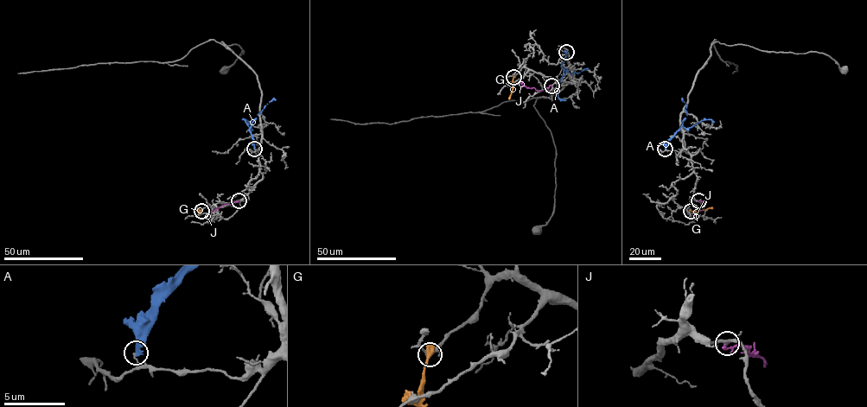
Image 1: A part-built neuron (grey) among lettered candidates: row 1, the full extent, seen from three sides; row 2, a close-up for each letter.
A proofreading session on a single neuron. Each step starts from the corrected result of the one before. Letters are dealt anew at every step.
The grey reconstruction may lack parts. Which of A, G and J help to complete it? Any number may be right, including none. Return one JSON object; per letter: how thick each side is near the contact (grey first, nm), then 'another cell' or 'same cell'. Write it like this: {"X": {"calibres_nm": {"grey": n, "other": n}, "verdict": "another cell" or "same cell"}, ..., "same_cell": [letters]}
{"A": {"calibres_nm": {"grey": 130, "other": 360}, "verdict": "another cell"}, "G": {"calibres_nm": {"grey": 240, "other": 380}, "verdict": "another cell"}, "J": {"calibres_nm": {"grey": 180, "other": 240}, "verdict": "another cell"}, "same_cell": []}

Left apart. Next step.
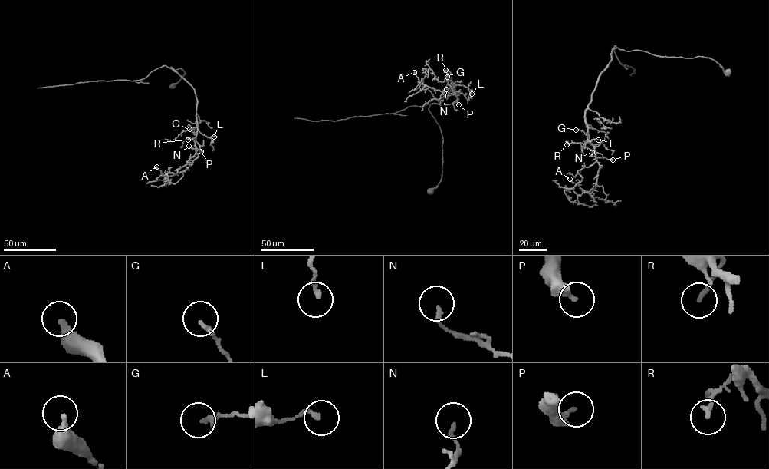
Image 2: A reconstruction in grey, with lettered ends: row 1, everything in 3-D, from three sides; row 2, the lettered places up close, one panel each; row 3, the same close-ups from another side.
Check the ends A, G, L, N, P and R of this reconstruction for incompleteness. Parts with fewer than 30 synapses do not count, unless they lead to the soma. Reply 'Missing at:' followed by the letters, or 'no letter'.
Missing at: no letter

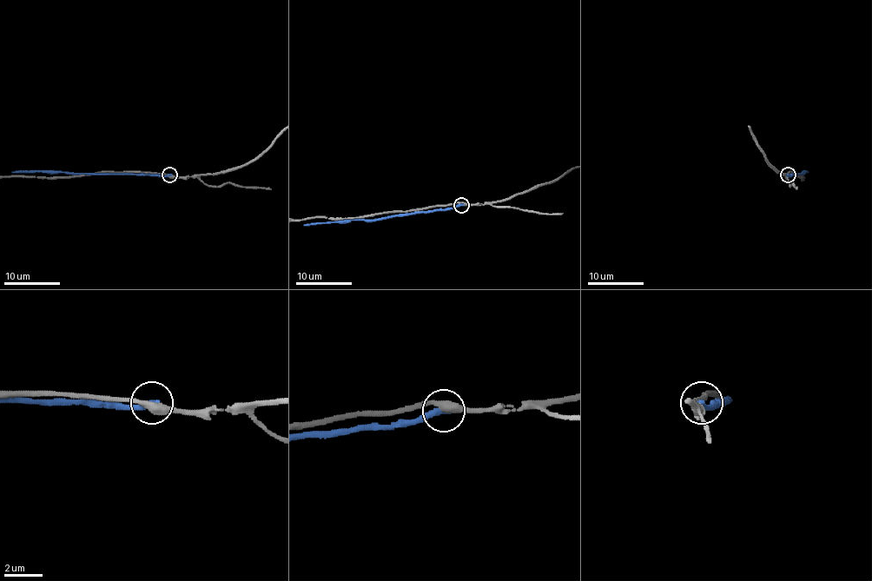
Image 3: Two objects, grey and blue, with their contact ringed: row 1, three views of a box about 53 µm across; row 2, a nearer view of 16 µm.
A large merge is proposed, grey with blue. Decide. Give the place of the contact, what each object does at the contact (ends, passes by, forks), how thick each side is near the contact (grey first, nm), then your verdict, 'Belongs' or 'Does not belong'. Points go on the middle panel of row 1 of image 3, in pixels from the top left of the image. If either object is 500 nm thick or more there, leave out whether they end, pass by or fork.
Place: (461, 205). At the ring grey passes by. At the ring blue ends. Thickness 400 nm (grey) against 360 nm. Does not belong

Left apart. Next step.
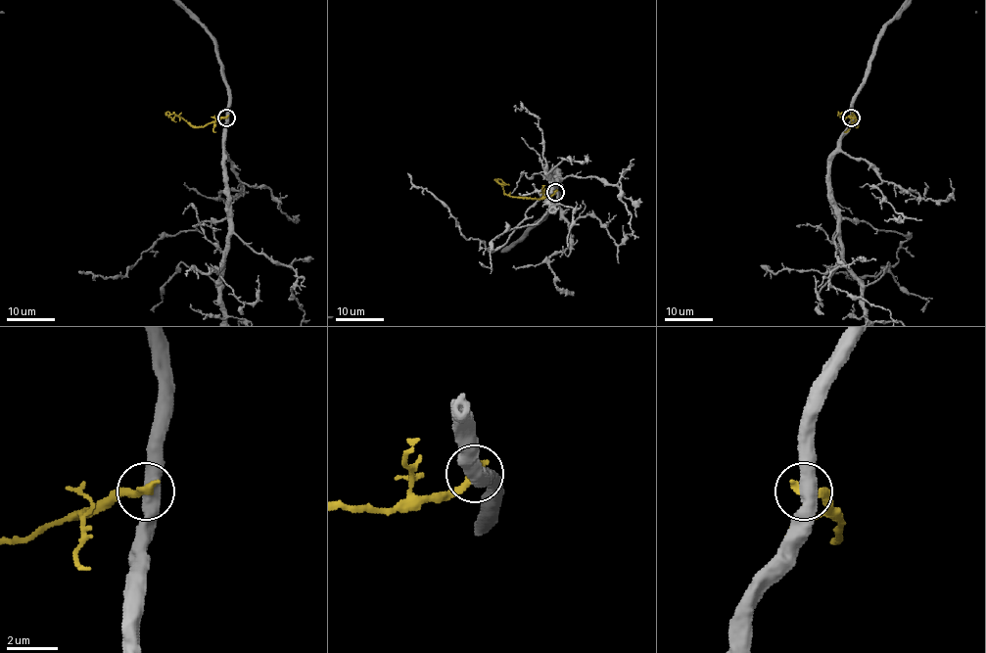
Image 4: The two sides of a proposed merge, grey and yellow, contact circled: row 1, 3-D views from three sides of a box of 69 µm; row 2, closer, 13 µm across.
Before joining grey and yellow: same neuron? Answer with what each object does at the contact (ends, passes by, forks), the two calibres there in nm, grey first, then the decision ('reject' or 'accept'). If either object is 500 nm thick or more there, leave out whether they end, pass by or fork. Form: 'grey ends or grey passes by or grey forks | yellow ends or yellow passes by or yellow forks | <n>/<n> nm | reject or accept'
550/340 nm | reject

